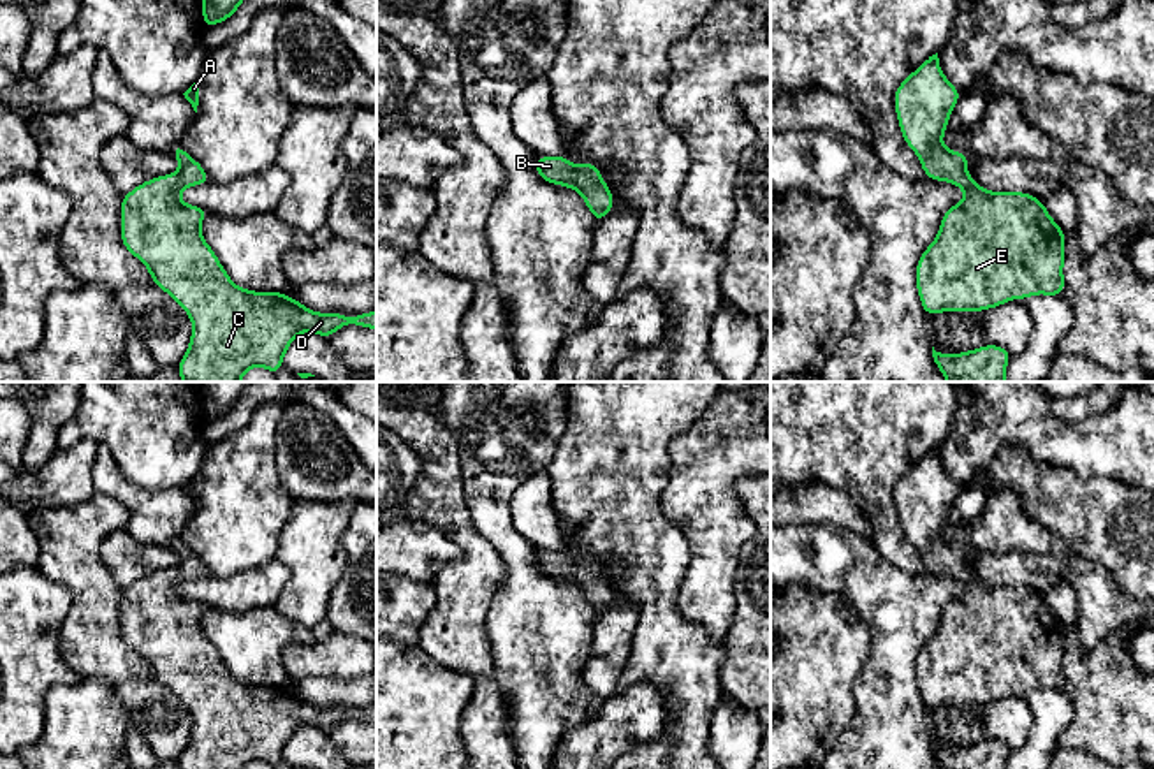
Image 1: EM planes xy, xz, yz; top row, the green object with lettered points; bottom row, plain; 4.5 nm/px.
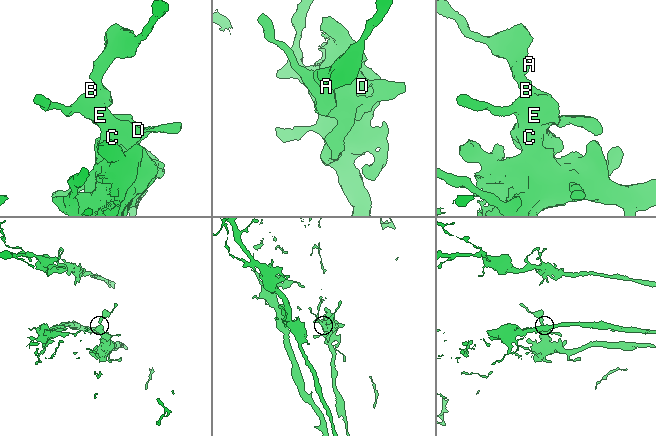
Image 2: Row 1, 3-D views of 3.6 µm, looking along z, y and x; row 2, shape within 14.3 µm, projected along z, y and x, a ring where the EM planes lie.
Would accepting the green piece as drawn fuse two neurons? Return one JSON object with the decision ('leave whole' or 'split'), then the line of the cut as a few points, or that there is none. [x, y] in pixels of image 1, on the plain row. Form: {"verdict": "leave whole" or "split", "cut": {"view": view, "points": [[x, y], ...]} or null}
{"verdict": "leave whole", "cut": null}

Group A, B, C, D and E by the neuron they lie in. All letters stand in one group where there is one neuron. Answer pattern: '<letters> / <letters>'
A B C D E

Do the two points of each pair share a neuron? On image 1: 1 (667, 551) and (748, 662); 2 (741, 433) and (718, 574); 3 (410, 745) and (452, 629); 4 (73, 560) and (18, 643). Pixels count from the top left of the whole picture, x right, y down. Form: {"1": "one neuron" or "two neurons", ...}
{"1": "two neurons", "2": "one neuron", "3": "two neurons", "4": "two neurons"}

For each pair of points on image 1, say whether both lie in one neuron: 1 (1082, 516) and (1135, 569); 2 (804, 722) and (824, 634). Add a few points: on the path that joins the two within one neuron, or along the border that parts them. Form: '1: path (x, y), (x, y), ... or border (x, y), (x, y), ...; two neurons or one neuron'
1: path (1096, 530), (1121, 556); one neuron
2: path (804, 701), (806, 685), (820, 655); one neuron

